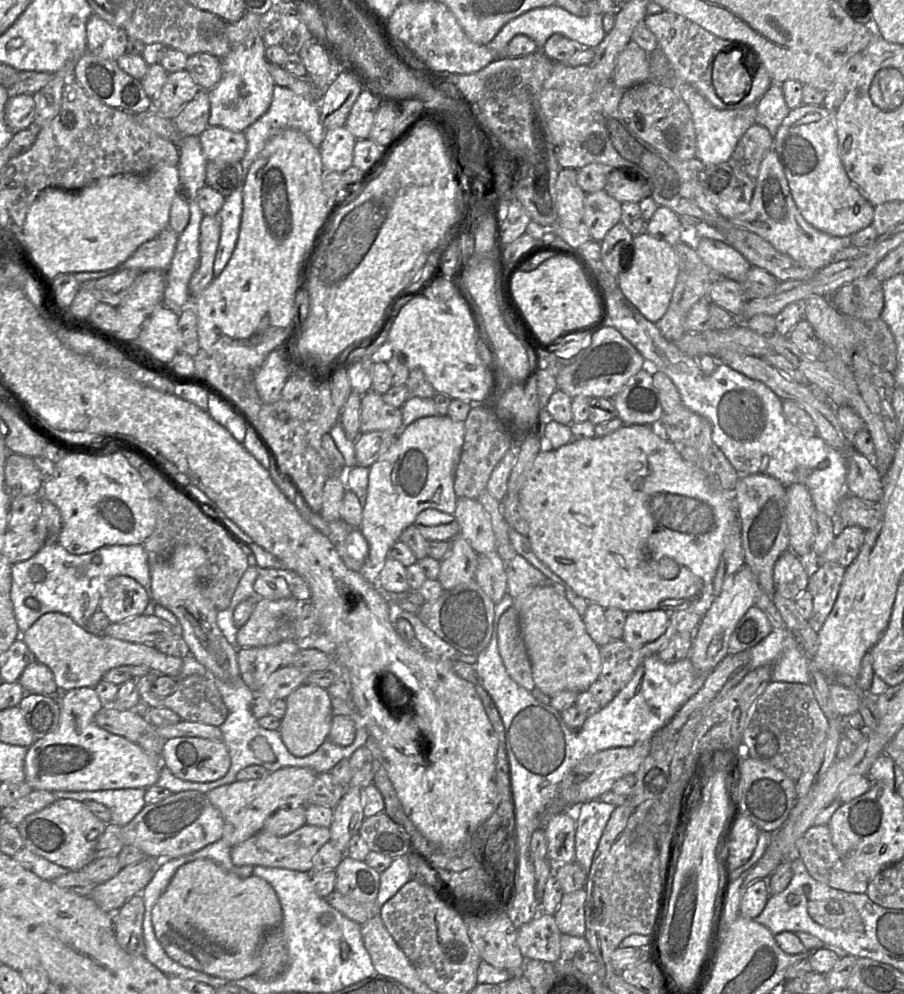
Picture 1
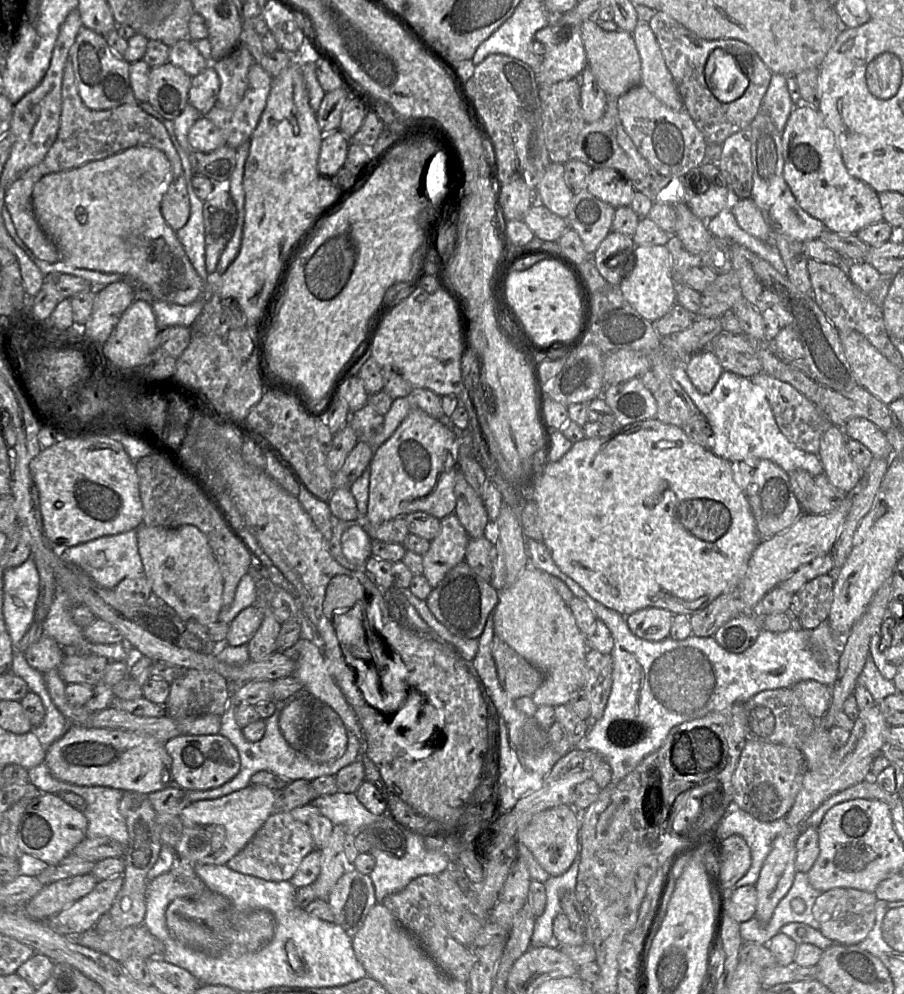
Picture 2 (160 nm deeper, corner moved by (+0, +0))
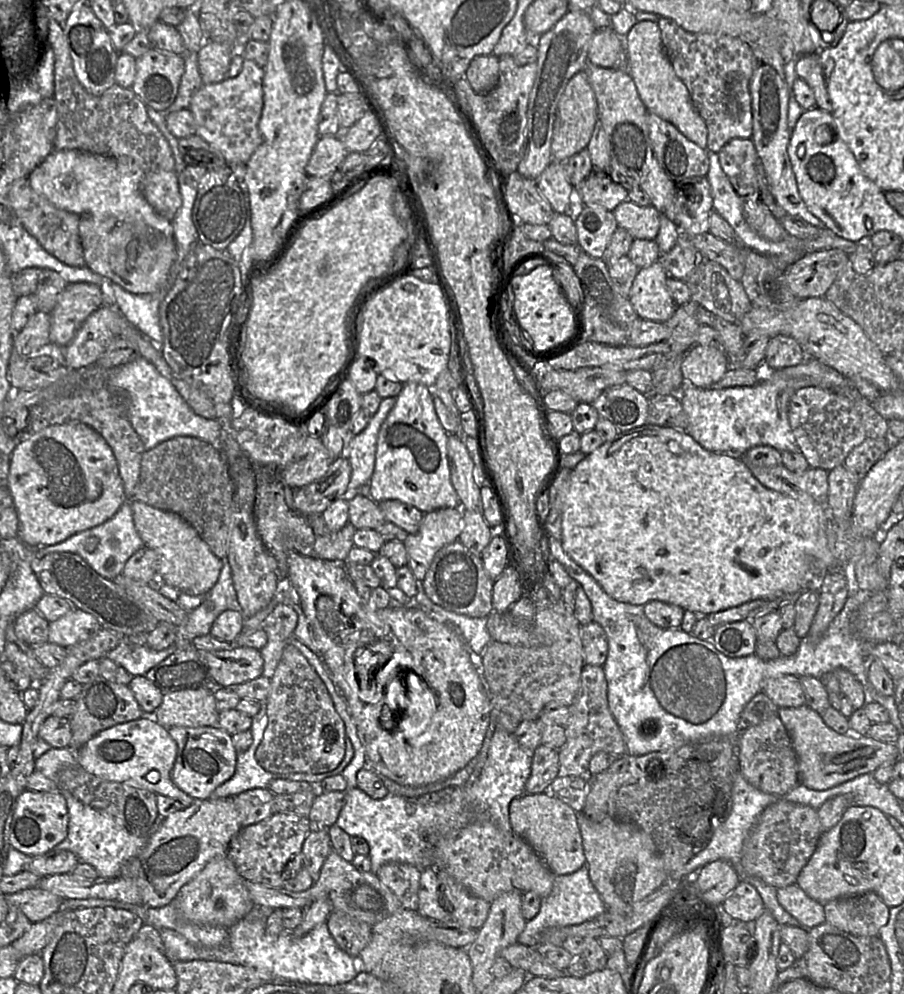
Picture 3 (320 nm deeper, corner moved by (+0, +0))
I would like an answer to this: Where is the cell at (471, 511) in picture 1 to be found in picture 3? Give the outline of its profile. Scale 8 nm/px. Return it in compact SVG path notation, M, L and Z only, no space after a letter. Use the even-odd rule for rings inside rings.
M448 434L447 454L451 483L459 496L460 508L480 511L480 488L484 484L478 480L473 459L458 436Z

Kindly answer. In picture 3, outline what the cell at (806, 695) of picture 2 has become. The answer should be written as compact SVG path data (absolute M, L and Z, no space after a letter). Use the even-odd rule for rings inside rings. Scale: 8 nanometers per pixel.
M783 675L780 677L763 680L764 692L778 707L800 707L806 704L805 695L795 675Z

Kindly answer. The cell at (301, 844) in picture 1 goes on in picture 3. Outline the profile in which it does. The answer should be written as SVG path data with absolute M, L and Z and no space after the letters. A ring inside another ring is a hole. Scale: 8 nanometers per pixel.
M276 813L257 824L243 827L232 839L227 851L227 857L233 862L237 872L245 880L262 884L266 887L283 888L285 881L292 879L289 876L294 864L302 860L303 868L303 843L313 828L313 824L307 817L294 813Z

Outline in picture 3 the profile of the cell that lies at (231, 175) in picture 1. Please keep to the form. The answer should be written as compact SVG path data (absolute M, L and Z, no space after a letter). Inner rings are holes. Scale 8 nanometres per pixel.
M199 135L178 139L178 149L187 165L201 166L207 170L229 165L223 154Z

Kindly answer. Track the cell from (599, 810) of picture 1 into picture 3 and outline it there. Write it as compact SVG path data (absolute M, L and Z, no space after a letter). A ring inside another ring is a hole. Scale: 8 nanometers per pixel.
M585 863L571 874L555 875L550 894L542 898L538 914L531 920L526 921L524 930L517 938L517 943L526 946L536 946L539 944L539 934L543 930L550 927L579 925L597 917L606 910L606 905L592 883L588 865Z

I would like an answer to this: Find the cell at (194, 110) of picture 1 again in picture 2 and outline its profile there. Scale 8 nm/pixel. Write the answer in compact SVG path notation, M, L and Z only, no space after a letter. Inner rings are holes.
M208 67L191 78L188 103L199 111L201 116L207 114L217 103L219 78L213 67Z

